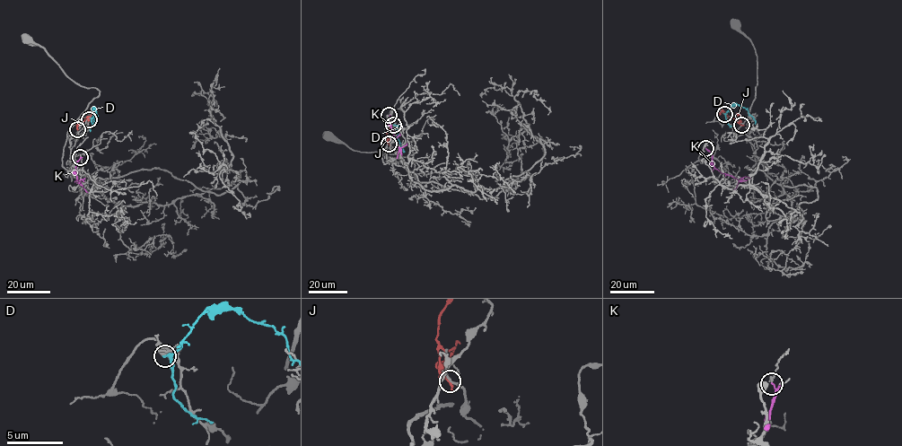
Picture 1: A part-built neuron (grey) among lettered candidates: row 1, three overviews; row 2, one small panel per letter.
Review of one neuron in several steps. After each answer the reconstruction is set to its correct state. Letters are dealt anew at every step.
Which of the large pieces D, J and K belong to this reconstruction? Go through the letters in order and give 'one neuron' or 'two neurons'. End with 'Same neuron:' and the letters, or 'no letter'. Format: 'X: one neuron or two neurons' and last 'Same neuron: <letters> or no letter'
D: two neurons
J: two neurons
K: two neurons
Same neuron: no letter

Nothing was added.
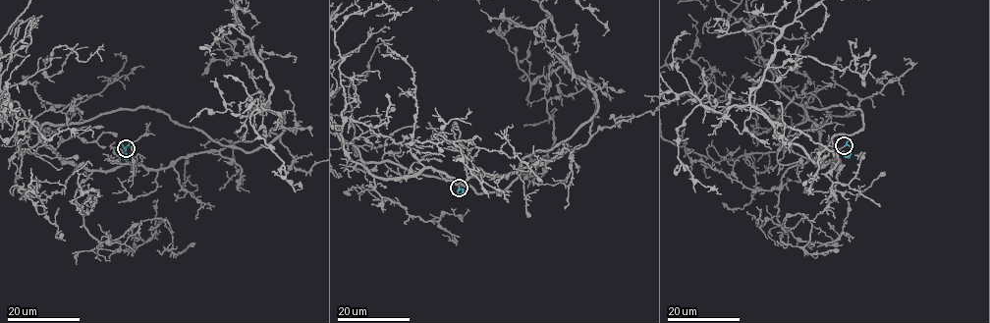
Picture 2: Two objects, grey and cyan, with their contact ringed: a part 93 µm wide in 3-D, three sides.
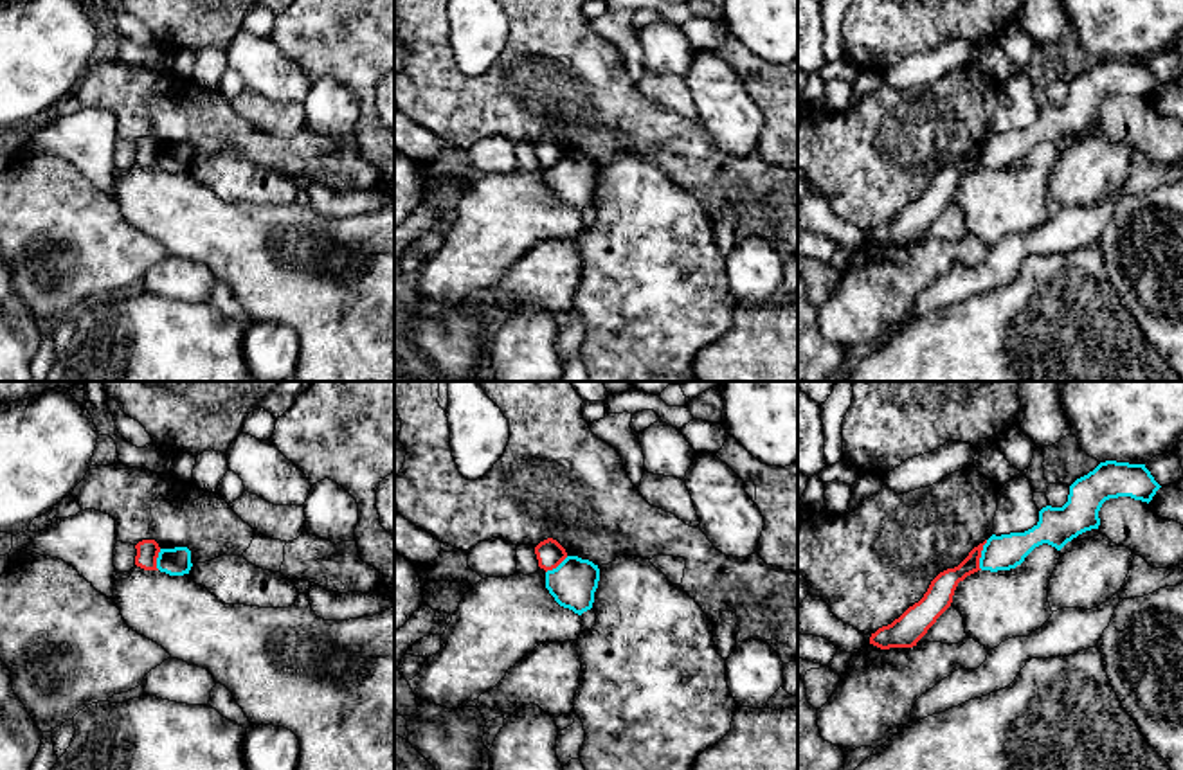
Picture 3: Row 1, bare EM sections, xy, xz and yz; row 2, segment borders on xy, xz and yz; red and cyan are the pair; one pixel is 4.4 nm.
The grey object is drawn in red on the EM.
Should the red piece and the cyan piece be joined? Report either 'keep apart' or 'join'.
keep apart

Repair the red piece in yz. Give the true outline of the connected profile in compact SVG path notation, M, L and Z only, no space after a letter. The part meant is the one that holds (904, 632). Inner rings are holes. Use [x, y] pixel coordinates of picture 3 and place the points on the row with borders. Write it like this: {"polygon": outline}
{"polygon": "M987 540L974 547L958 567L940 572L918 603L909 606L891 624L871 633L870 644L880 649L917 646L936 619L951 606L958 583L981 570L980 558L985 543Z"}

